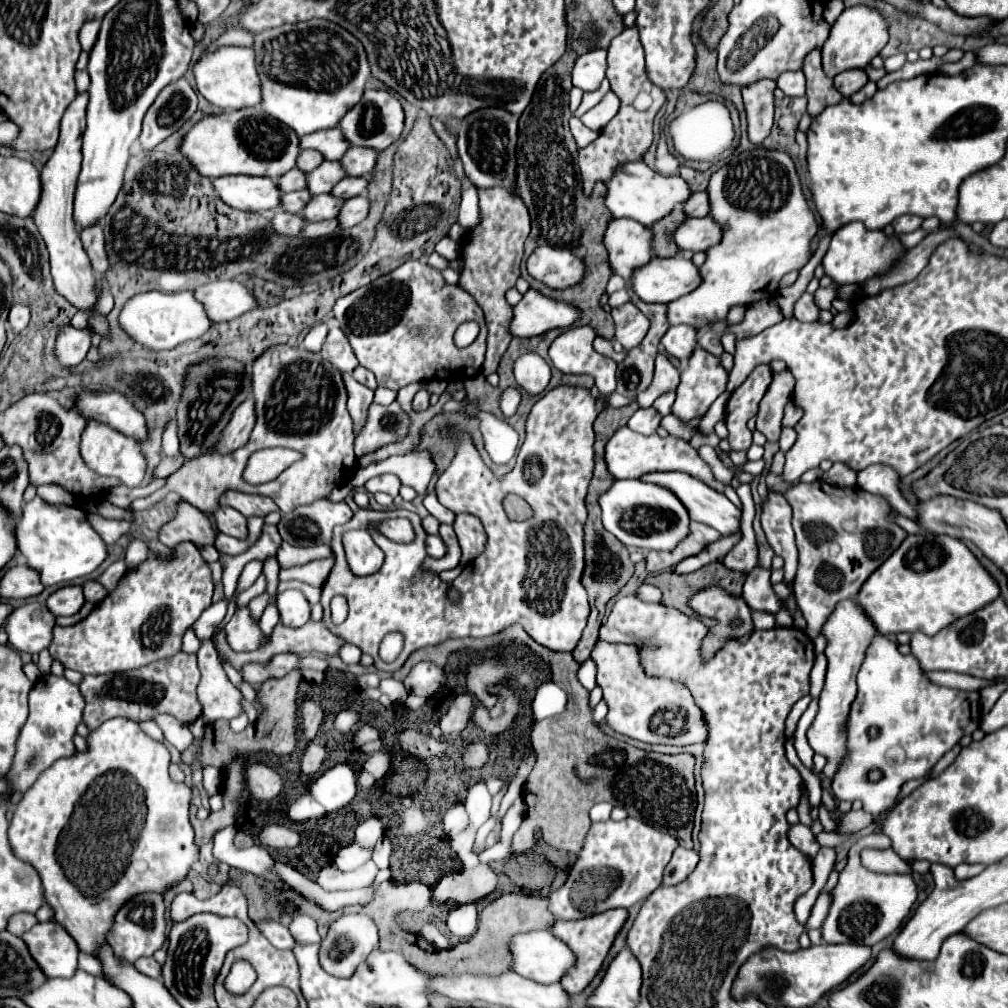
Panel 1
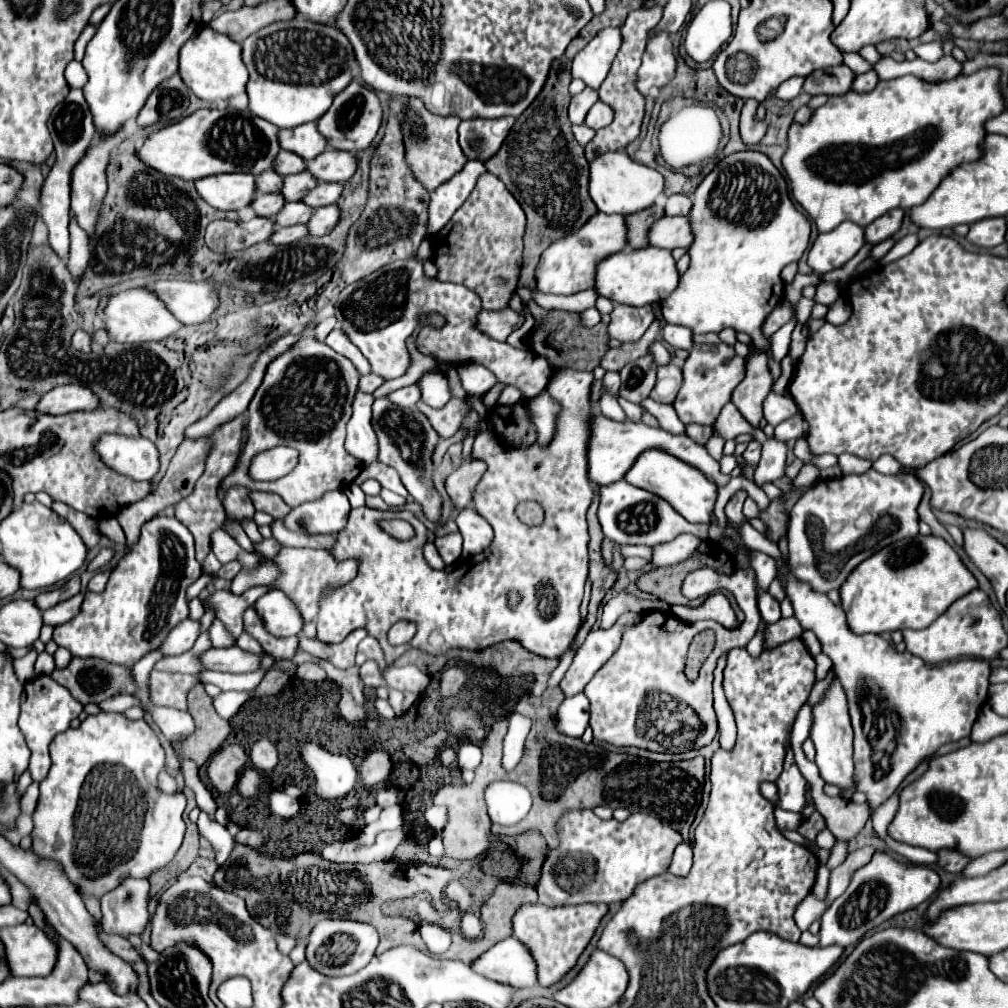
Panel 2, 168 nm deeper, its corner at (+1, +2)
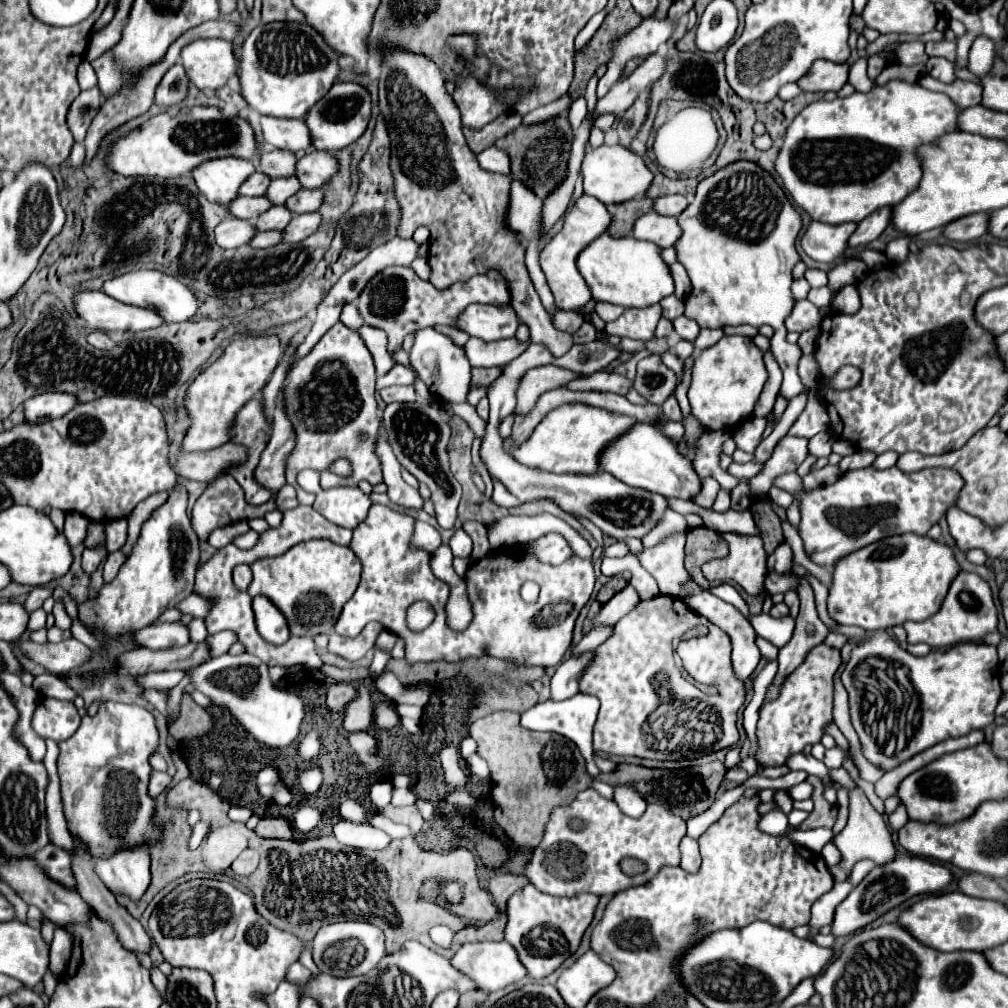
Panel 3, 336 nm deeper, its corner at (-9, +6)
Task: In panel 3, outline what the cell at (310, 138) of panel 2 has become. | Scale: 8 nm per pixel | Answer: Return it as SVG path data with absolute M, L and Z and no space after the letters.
M260 117L260 133L264 143L300 153L310 149L310 133L302 119L276 119L276 117Z

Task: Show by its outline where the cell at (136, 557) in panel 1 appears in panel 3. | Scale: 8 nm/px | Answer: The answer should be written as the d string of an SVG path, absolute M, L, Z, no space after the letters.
M116 519L116 521L104 523L104 531L106 531L108 551L120 549L120 543L126 539L126 519Z

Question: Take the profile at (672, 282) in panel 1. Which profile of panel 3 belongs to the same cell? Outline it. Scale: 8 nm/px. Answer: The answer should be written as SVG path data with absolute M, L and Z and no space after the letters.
M602 233L580 251L576 259L578 271L584 277L592 299L598 303L614 303L622 307L648 307L660 303L674 293L674 281L668 265L660 257L660 247L634 237L612 237Z

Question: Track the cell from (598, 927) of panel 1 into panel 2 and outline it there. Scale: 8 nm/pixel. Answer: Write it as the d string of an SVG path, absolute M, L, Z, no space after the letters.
M586 903L570 907L546 907L546 905L522 905L514 915L514 937L532 949L538 963L538 981L542 987L556 985L580 959L590 939L594 937L602 917L608 913L606 903Z

